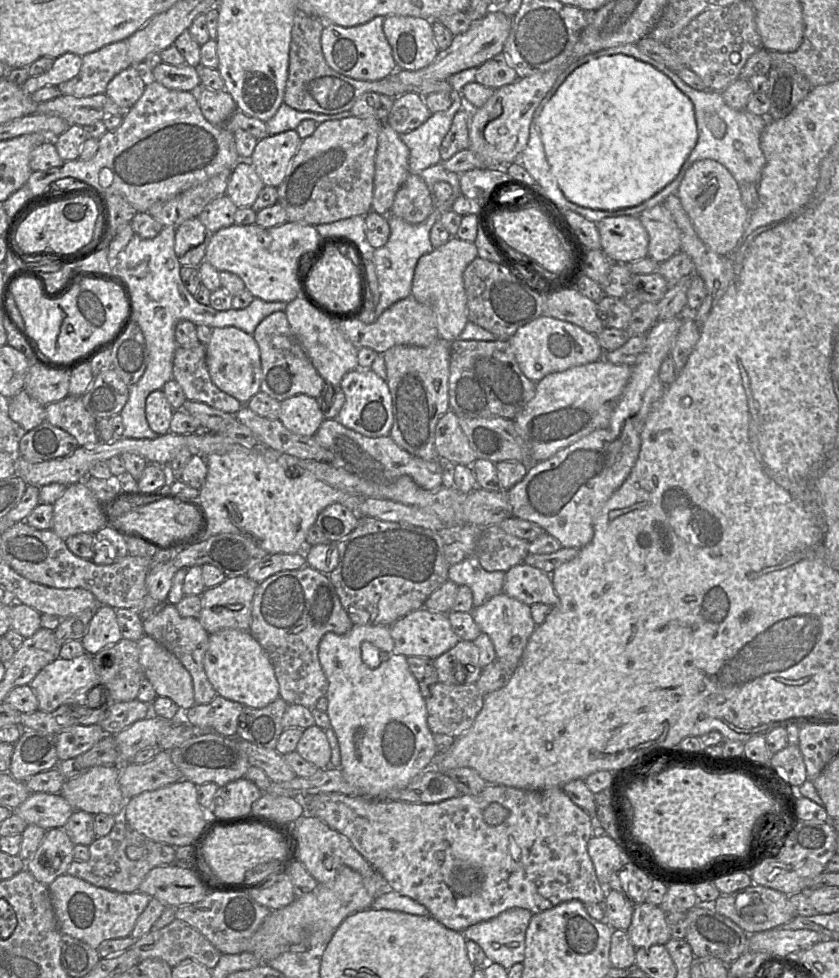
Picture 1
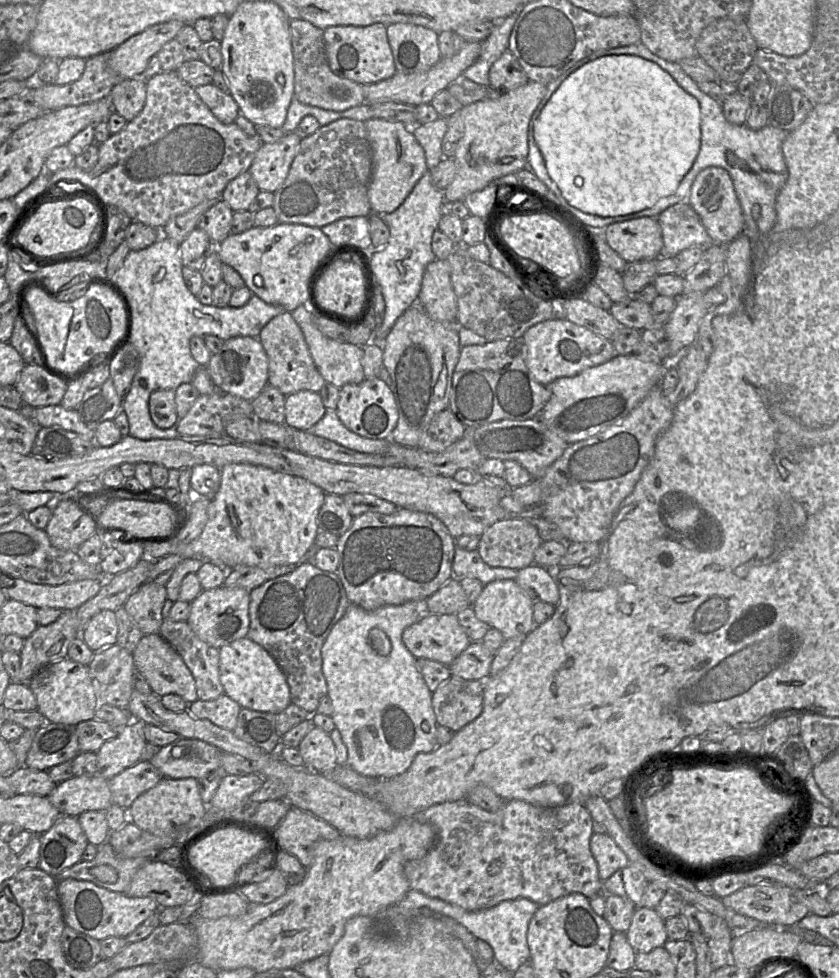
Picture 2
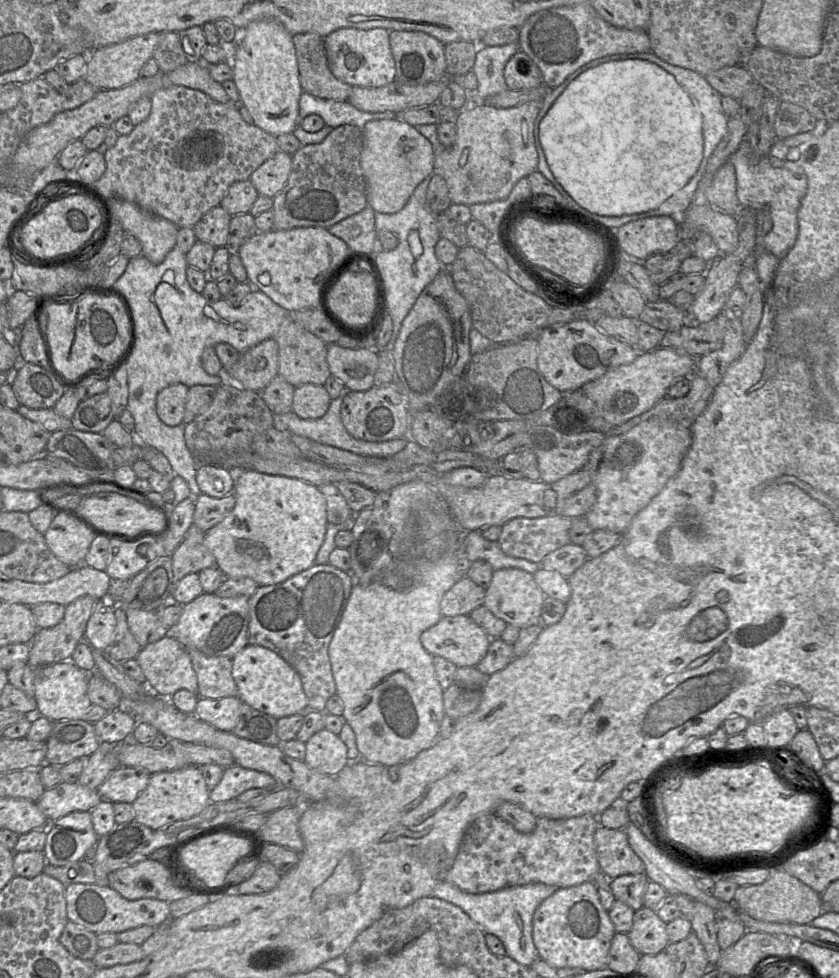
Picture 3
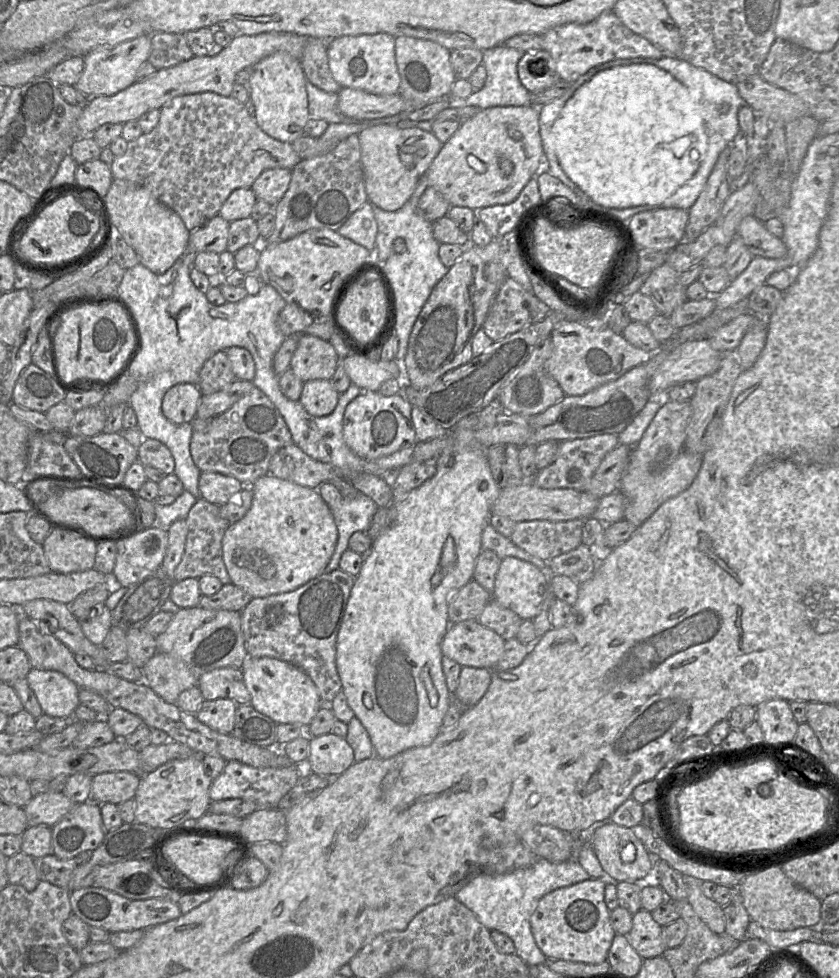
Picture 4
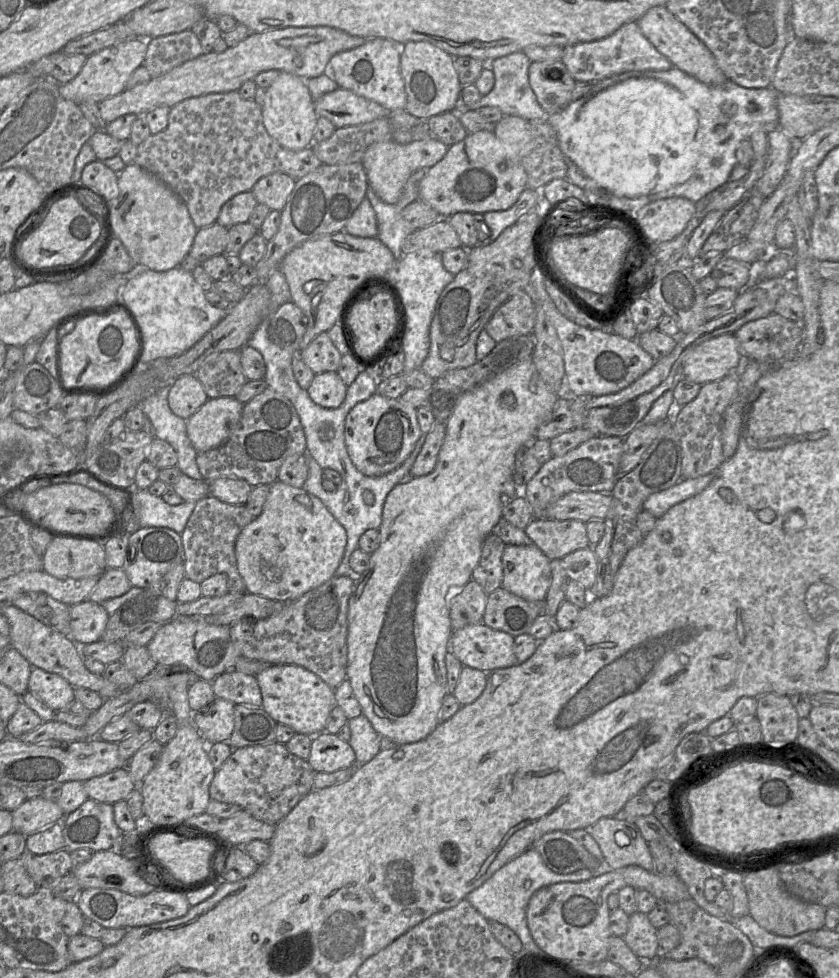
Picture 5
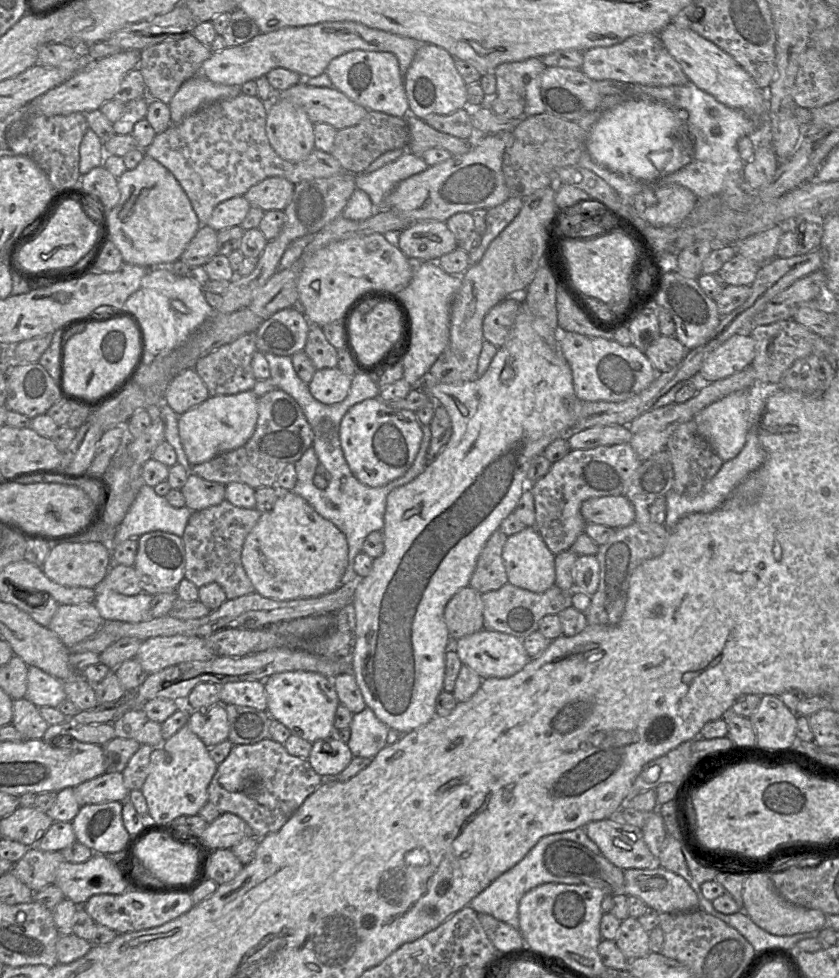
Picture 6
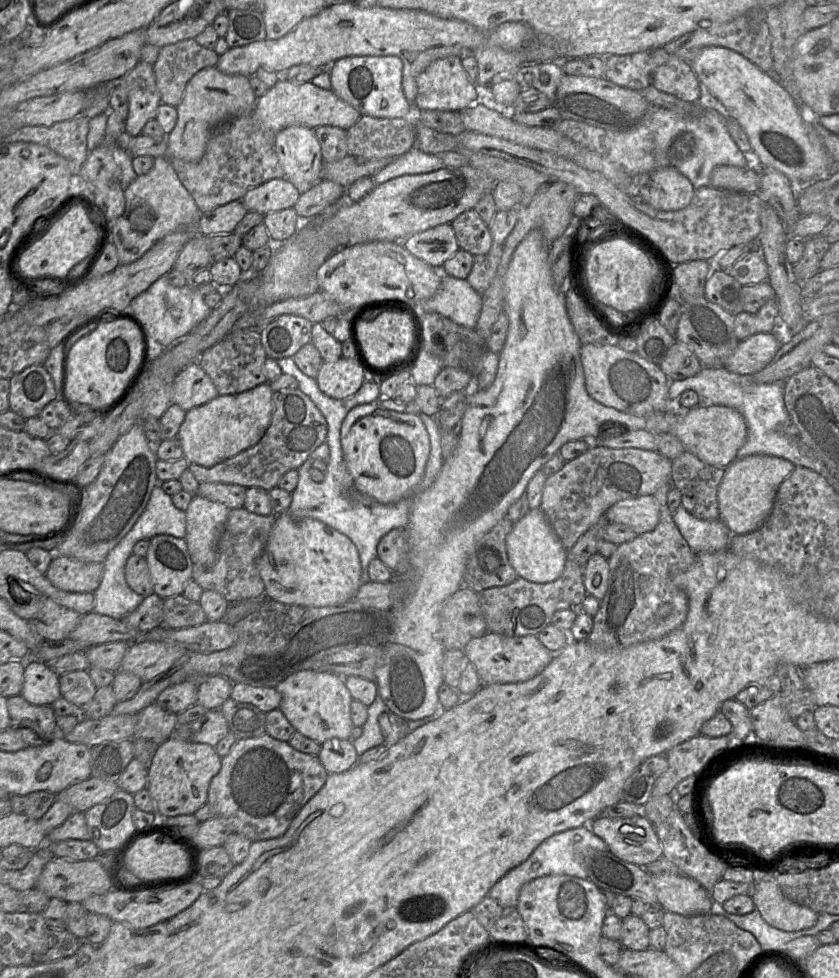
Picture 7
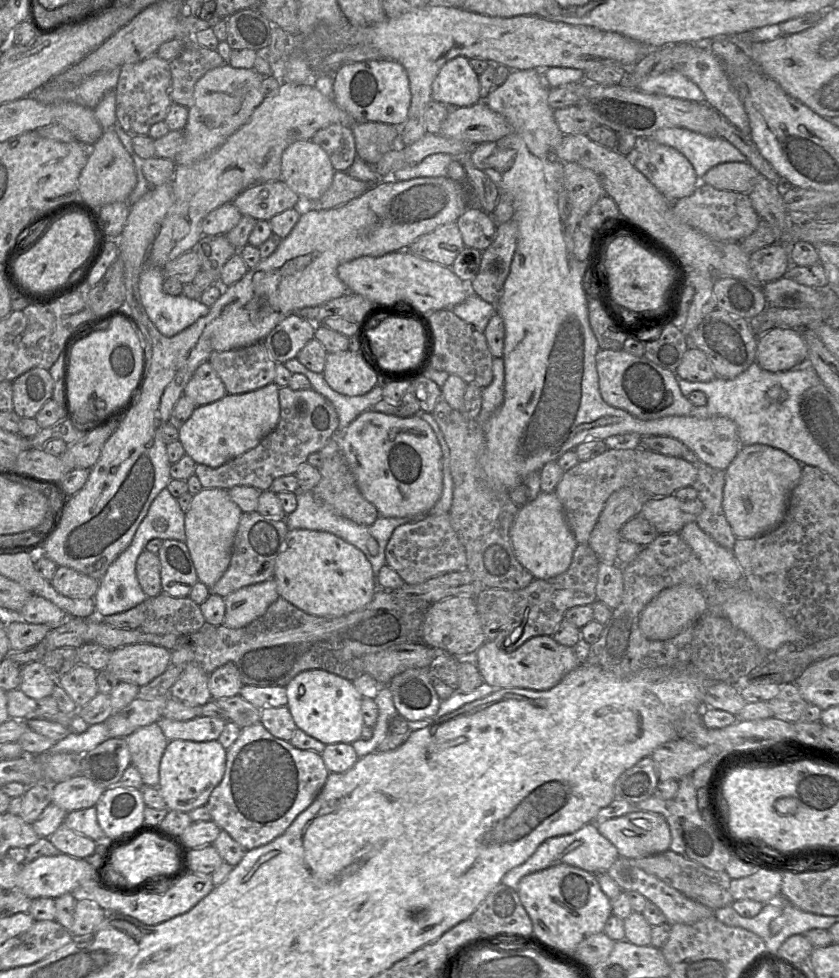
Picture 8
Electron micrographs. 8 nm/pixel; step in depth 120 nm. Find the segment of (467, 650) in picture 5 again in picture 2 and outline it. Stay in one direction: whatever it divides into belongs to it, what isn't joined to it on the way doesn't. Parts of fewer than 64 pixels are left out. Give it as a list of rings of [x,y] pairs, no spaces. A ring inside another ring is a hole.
[[[456,614],[424,615],[405,628],[402,641],[416,658],[449,666],[471,643]]]

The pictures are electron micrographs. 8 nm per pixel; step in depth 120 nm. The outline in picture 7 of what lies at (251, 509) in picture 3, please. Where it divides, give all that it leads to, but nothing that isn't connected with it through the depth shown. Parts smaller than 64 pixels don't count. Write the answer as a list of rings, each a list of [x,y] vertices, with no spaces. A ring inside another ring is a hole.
[[[288,512],[276,517],[265,549],[257,559],[257,569],[264,582],[267,599],[306,607],[341,606],[354,599],[363,584],[359,552],[347,536],[323,522],[294,518]]]

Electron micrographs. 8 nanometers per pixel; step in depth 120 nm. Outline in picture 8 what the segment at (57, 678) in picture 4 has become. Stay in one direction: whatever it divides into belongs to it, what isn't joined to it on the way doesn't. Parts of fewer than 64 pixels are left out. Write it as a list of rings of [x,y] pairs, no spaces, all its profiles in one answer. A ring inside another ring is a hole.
[[[42,661],[22,666],[19,689],[29,698],[39,700],[50,696],[56,683]]]

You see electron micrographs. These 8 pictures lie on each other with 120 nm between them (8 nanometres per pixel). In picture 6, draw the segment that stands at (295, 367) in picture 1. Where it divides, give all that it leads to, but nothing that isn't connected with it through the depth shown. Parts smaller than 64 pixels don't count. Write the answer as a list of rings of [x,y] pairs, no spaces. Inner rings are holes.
[[[311,325],[304,352],[316,370],[335,368],[338,364],[338,350],[326,339],[320,326]]]

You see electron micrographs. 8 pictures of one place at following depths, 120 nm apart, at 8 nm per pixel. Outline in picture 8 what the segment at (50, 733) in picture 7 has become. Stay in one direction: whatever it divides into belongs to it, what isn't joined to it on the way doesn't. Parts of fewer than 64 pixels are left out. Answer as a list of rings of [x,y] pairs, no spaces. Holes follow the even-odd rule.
[[[19,688],[6,693],[6,705],[9,719],[27,721],[42,715],[54,715],[58,706],[50,696],[34,700],[26,696]]]

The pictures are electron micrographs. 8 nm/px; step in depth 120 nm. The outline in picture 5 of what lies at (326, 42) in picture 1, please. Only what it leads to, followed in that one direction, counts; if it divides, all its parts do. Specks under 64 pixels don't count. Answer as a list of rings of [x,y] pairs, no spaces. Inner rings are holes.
[[[374,37],[356,48],[336,53],[329,60],[329,66],[338,87],[375,101],[388,110],[404,110],[406,93],[400,70],[401,46],[392,40]]]

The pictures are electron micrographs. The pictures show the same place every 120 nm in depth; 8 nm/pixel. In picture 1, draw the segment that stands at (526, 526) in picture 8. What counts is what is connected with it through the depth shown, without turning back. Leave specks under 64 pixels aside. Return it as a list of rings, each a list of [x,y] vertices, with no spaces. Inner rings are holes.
[[[501,592],[483,605],[473,608],[471,613],[481,632],[487,634],[491,639],[496,659],[507,665],[510,671],[513,672],[520,662],[528,639],[537,626],[531,617],[530,605]]]

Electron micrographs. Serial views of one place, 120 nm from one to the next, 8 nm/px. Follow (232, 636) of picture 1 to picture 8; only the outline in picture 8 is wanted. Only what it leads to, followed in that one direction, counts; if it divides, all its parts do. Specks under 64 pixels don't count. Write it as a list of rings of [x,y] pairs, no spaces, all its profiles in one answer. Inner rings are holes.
[[[321,669],[299,673],[285,687],[287,707],[296,726],[325,745],[353,743],[361,739],[364,726],[361,703],[364,698],[351,680]]]

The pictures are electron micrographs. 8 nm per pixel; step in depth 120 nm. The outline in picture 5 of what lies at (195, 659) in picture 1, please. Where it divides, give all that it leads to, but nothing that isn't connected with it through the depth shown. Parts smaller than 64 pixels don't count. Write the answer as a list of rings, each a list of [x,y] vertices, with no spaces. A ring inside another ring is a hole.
[[[237,671],[225,672],[212,682],[216,698],[228,700],[235,705],[262,707],[262,695],[256,676]]]

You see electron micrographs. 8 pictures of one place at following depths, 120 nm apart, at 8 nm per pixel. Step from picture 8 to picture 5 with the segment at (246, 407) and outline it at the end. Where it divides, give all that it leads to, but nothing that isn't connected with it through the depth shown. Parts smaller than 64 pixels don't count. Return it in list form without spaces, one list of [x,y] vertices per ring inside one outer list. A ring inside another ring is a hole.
[[[235,397],[208,399],[186,420],[187,435],[195,450],[205,452],[224,443],[239,422],[243,407]]]

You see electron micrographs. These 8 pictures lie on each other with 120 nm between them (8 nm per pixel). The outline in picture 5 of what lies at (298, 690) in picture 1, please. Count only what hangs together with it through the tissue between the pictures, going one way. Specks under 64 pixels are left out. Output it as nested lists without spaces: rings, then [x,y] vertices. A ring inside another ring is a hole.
[[[355,575],[334,576],[321,586],[308,591],[296,600],[285,602],[280,610],[265,619],[243,619],[230,626],[233,644],[240,656],[267,664],[302,666],[315,673],[335,689],[346,679],[348,602],[353,592]]]

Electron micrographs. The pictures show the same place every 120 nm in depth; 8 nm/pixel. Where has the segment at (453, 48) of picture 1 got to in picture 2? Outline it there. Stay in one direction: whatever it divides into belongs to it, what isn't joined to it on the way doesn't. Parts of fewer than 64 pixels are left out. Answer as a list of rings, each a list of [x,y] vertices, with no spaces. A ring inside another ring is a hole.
[[[464,42],[460,51],[450,58],[441,58],[429,70],[419,73],[404,74],[396,72],[392,77],[373,84],[363,85],[365,103],[397,102],[418,106],[430,104],[433,97],[440,91],[447,89],[452,83],[460,80],[461,75],[480,56],[482,43]]]

